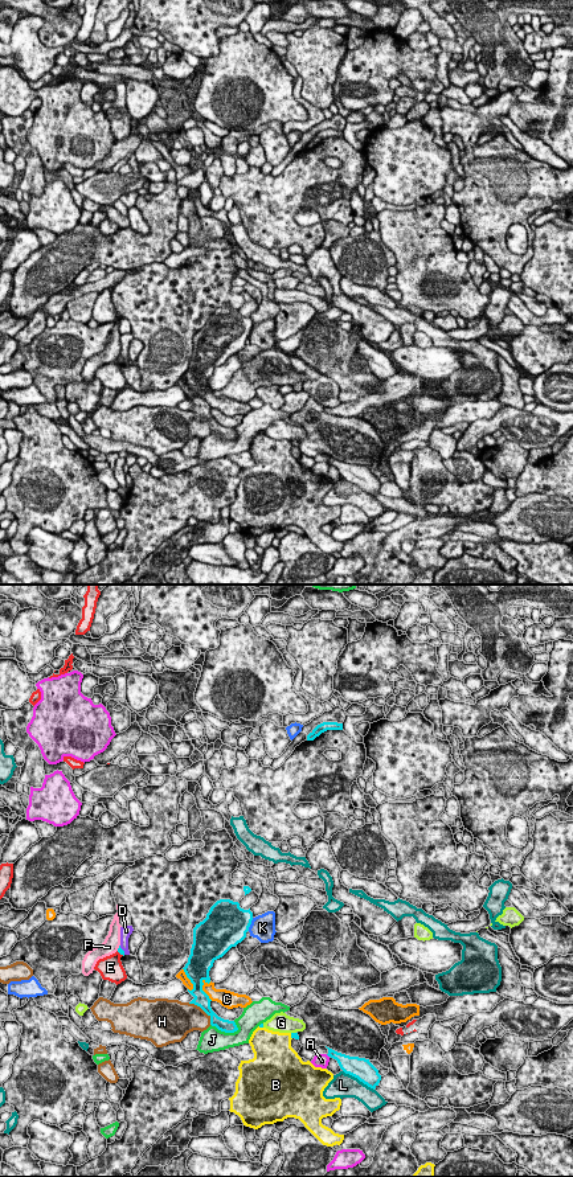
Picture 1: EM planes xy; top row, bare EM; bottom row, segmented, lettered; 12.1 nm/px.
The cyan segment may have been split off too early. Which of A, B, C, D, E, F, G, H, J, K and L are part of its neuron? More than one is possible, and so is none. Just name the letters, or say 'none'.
none

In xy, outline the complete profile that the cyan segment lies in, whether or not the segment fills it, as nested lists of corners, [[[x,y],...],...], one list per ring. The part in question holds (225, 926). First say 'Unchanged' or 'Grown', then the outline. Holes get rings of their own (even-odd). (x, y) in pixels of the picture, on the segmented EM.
Unchanged. [[[230,899],[217,901],[206,918],[193,928],[191,955],[183,968],[193,984],[193,989],[188,989],[195,997],[189,1004],[200,1006],[210,1017],[210,1025],[225,1033],[234,1033],[238,1028],[234,1021],[224,1020],[212,1010],[212,1000],[202,985],[210,983],[213,963],[246,938],[251,920],[250,909],[243,910],[238,902]]]

